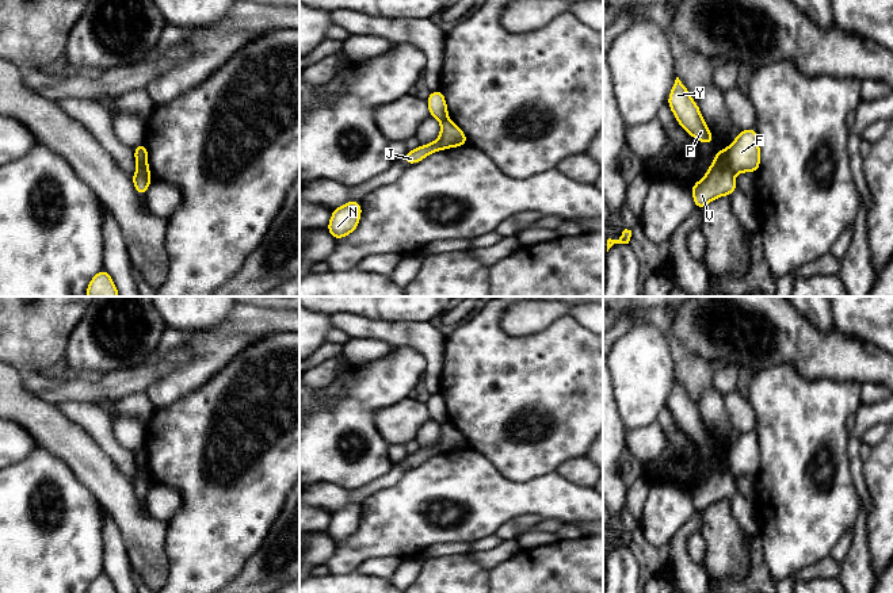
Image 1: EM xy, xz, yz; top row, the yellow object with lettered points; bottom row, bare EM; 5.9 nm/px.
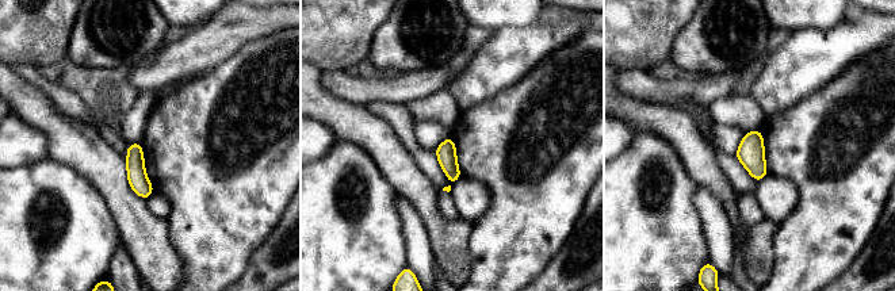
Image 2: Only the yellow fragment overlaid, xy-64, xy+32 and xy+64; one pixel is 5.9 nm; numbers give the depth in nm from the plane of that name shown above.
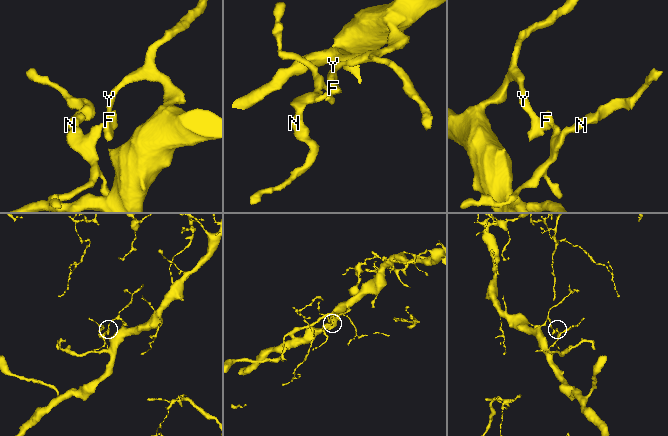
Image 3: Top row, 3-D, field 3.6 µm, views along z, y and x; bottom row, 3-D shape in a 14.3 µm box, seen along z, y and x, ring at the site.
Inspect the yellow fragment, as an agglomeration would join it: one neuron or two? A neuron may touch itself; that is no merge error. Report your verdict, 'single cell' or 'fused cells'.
fused cells

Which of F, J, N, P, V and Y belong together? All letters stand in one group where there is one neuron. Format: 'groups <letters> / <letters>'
groups F J N / P V Y

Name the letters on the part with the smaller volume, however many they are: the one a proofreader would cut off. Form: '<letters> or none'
F, J, N

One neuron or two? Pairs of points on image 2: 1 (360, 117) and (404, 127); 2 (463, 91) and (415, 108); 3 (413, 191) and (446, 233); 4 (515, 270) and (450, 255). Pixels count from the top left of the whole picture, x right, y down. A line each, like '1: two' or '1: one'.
1: two
2: two
3: one
4: two

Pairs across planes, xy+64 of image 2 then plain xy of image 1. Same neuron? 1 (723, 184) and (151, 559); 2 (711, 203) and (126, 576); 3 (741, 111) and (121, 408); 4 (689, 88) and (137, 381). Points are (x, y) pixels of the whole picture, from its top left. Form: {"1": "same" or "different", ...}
{"1": "same", "2": "same", "3": "same", "4": "same"}

